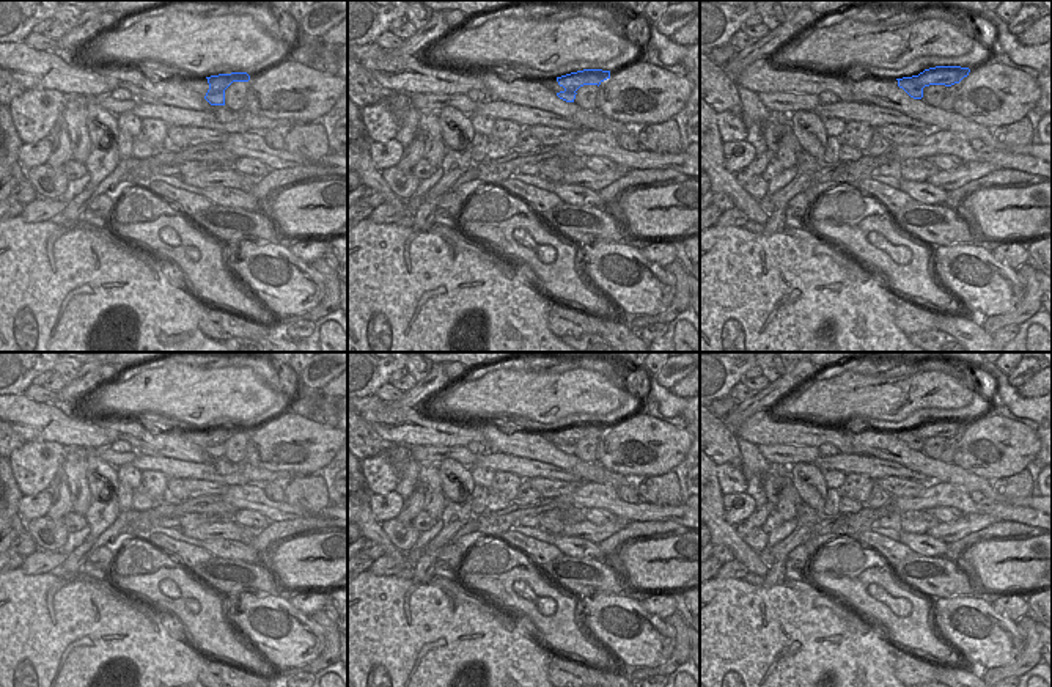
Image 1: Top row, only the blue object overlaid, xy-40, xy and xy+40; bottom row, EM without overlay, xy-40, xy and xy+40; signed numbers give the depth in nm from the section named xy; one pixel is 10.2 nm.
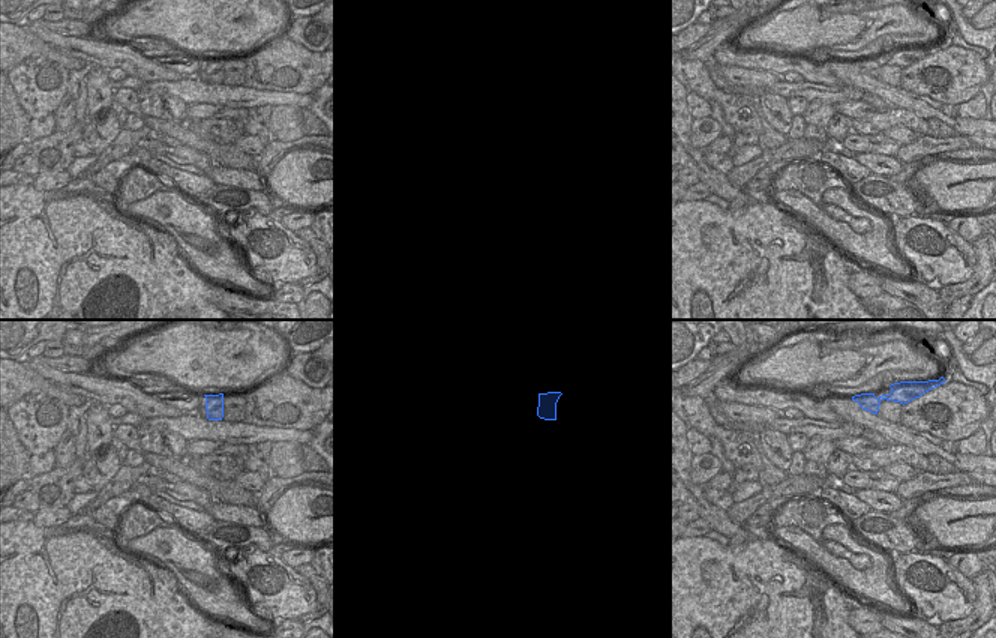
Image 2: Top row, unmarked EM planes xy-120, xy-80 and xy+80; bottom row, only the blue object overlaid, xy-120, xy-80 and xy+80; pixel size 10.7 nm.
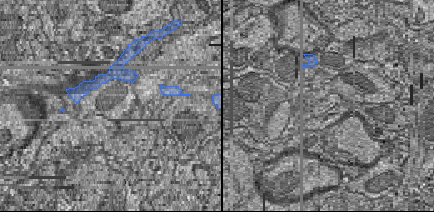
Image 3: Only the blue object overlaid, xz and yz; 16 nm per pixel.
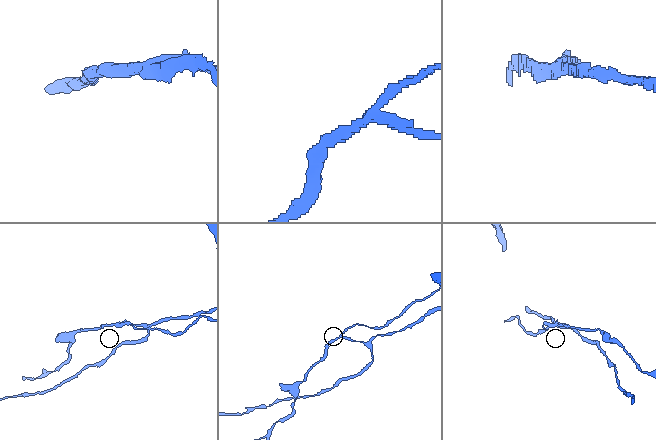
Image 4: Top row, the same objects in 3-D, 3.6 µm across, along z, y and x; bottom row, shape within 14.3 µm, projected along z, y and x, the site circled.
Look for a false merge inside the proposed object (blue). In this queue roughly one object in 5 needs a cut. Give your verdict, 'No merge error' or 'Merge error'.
Merge error.

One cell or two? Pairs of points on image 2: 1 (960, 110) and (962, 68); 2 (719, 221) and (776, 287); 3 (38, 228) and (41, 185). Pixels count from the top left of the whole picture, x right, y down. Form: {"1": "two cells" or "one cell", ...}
{"1": "two cells", "2": "one cell", "3": "two cells"}

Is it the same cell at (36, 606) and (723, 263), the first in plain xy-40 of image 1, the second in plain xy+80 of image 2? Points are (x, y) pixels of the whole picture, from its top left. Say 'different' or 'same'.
same

